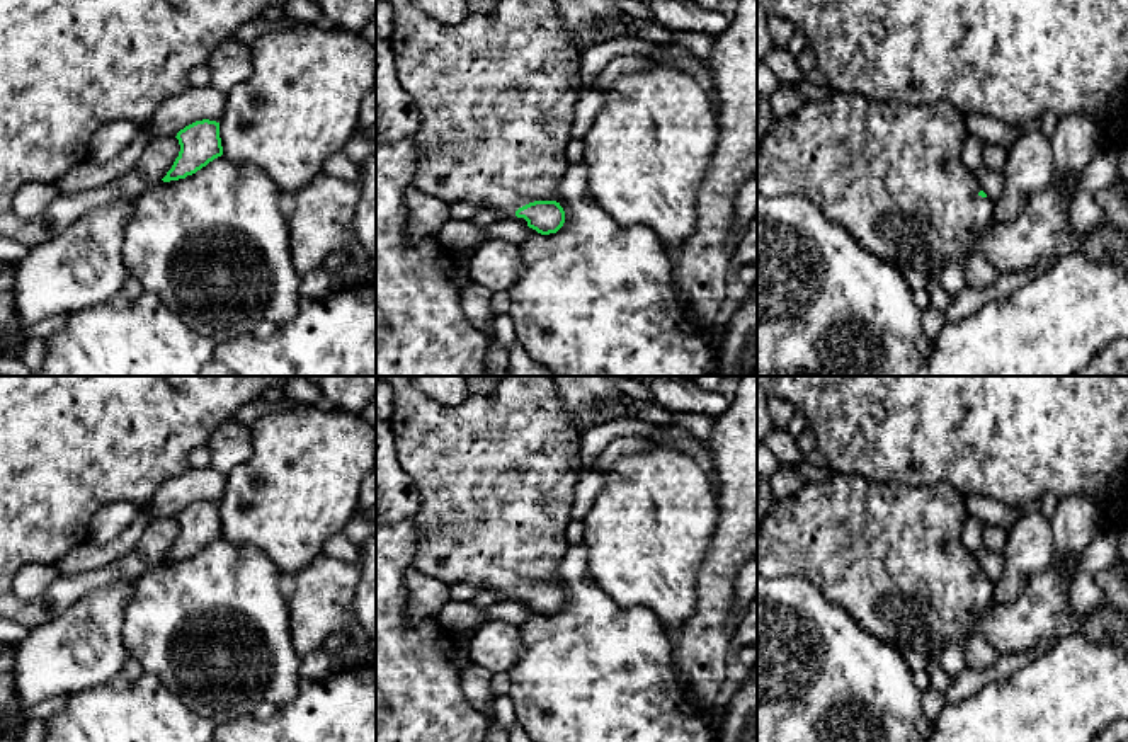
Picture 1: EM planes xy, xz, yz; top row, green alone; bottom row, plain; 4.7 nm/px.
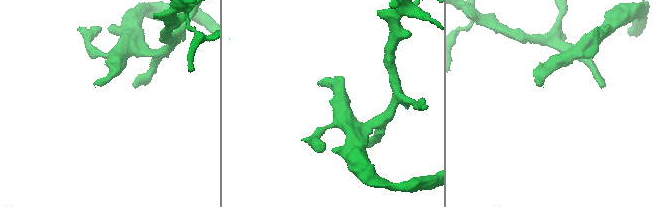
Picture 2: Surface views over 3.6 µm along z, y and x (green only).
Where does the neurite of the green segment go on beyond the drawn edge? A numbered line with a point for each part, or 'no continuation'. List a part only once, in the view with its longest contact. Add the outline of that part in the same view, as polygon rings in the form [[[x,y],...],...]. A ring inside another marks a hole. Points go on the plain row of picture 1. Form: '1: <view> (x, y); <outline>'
1: xz (495, 473); [[[376,376],[376,380],[388,381],[395,386],[395,408],[390,425],[393,431],[396,459],[402,470],[412,478],[422,499],[420,511],[415,516],[420,538],[413,568],[439,579],[446,585],[470,584],[485,591],[497,591],[502,594],[504,601],[514,599],[516,592],[529,584],[555,582],[560,562],[568,548],[565,531],[570,522],[572,499],[580,477],[580,432],[570,424],[551,376],[502,376],[488,395],[466,398],[458,405],[442,405],[432,400],[417,388],[413,376]]]

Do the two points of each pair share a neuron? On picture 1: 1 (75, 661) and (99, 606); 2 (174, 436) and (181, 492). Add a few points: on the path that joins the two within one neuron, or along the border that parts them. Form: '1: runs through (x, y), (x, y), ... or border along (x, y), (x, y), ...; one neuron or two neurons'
1: runs through (80, 647), (94, 620); one neuron
2: border along (189, 467), (167, 479), (148, 501); two neurons

